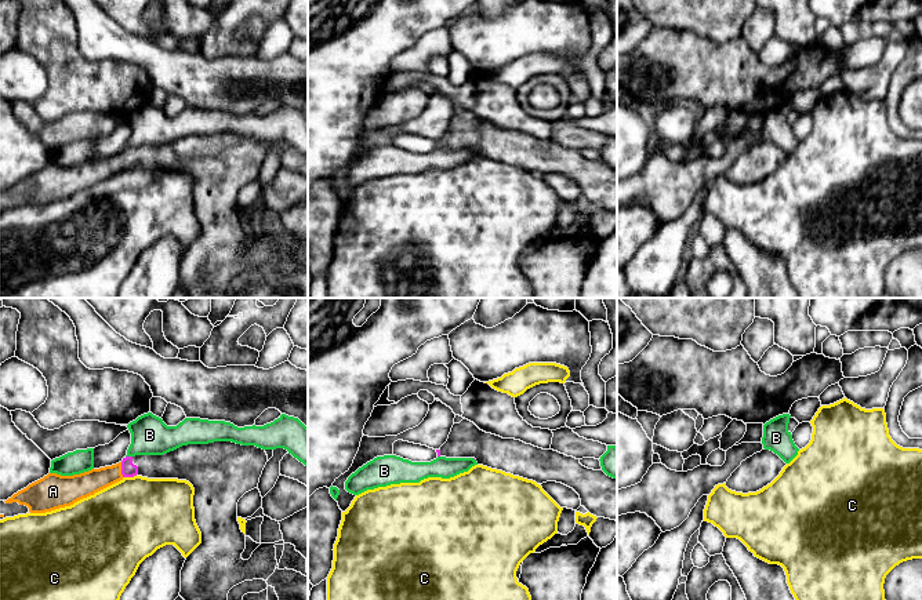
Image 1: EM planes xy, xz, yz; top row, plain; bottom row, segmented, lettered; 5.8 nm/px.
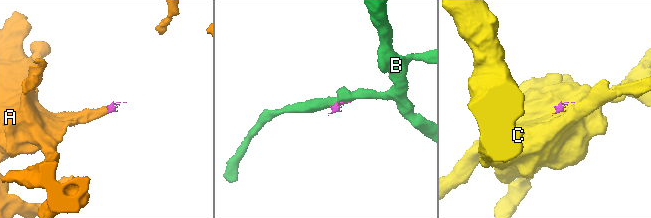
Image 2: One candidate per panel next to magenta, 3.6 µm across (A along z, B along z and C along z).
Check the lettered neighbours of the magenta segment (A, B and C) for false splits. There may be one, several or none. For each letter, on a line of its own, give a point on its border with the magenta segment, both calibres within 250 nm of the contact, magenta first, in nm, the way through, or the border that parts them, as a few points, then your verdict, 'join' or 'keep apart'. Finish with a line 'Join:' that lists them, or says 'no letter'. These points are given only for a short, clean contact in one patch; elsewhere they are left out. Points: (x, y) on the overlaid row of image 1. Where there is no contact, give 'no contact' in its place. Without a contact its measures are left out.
A: meets magenta in xy at (122, 469); 90 nm thick on the magenta side, 140 nm on the other; join
B: meets magenta in xy at (129, 457); 90 nm thick on the magenta side, 220 nm on the other; border along xy (126, 455), (131, 457); keep apart
C: meets magenta in xy at (130, 476); 90 nm thick on the magenta side, 460 nm on the other; border along xy (137, 473), (123, 477); keep apart
Join: A

